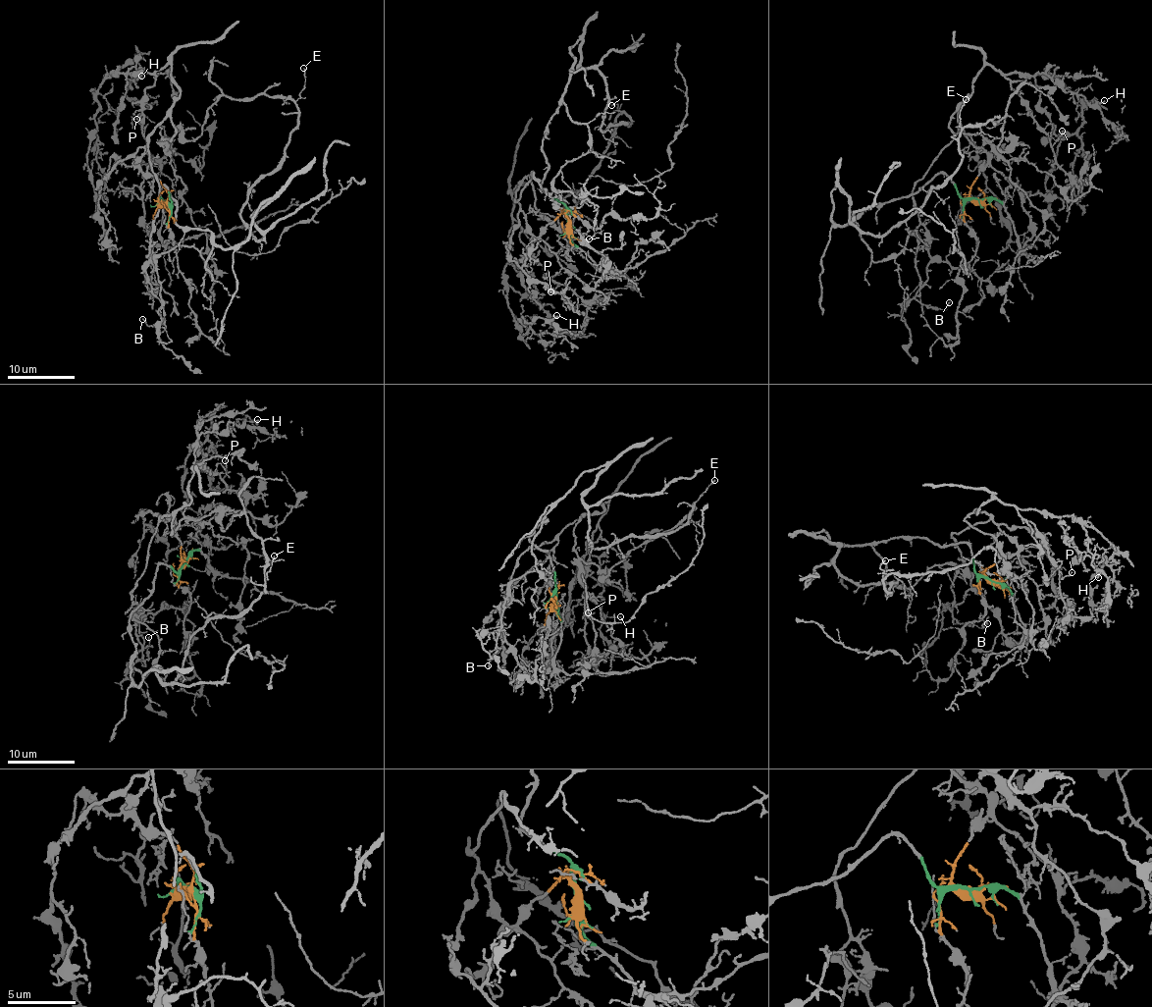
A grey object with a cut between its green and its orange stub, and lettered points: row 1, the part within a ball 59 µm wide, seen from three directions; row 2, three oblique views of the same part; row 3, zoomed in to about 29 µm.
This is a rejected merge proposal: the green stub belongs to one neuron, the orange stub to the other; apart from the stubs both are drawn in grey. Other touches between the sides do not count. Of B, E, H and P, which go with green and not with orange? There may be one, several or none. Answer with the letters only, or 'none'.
E

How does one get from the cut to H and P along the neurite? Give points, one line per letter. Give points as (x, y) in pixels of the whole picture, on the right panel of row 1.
H: (974, 200), (988, 158), (969, 140), (959, 109), (985, 65), (1044, 73), (1093, 104), (1105, 101)
P: (974, 200), (988, 158), (969, 140), (959, 109), (985, 65), (1010, 79), (1042, 130), (1056, 138), (1063, 130)

